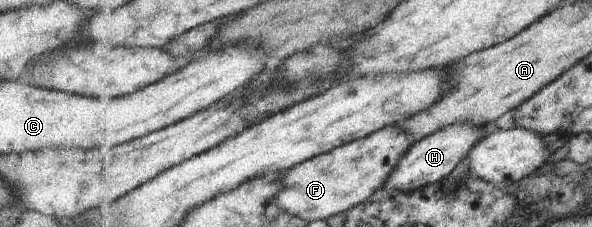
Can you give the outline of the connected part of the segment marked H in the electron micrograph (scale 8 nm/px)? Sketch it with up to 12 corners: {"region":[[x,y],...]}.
{"region":[[456,123],[424,137],[402,157],[390,189],[415,191],[450,175],[493,132]]}

